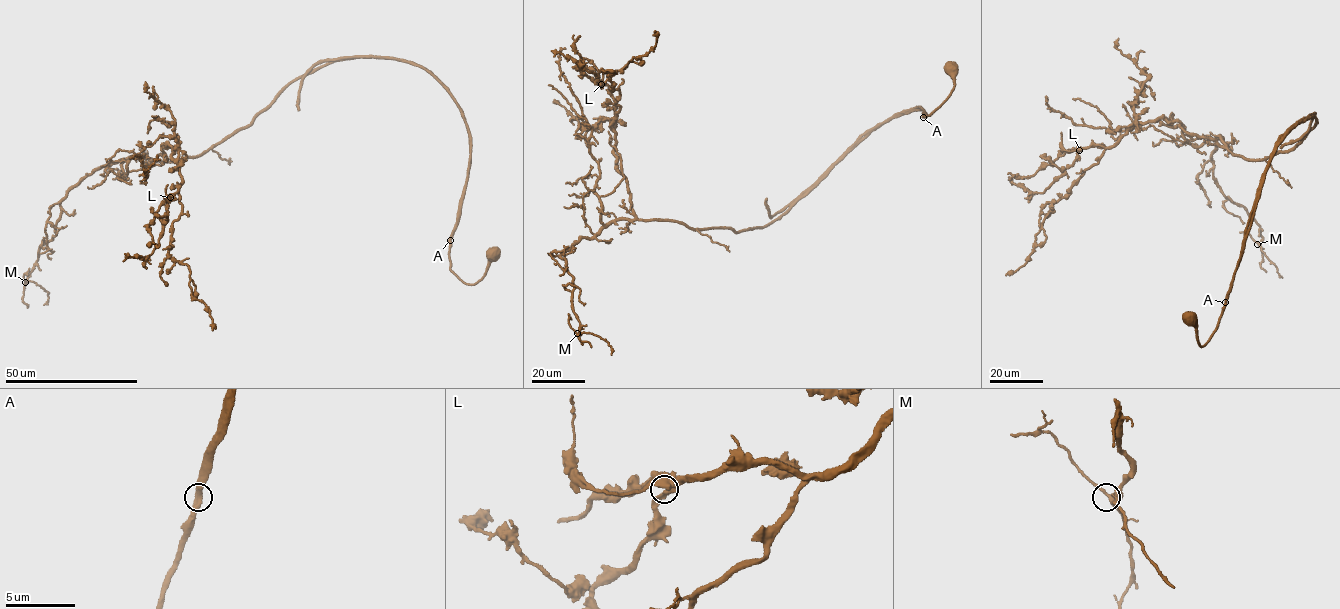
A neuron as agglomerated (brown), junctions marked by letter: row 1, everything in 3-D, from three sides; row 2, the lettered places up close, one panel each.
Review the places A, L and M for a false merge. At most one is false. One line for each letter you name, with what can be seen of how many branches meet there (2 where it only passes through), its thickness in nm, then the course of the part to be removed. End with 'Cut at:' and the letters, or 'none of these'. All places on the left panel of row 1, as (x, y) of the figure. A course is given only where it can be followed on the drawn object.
A: Branches: 2. Thickness 420 nm. Course of the part to remove: (449, 240), (468, 174), (469, 133), (455, 100), (428, 72), (401, 59), (324, 61), (304, 77), (298, 110)
Cut at: A

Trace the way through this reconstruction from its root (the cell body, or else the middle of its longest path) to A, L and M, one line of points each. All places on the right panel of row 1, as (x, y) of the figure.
A: (1191, 318), (1197, 342), (1202, 347), (1216, 329), (1225, 302)
L: (1191, 318), (1202, 347), (1278, 142), (1315, 118), (1299, 143), (1260, 159), (1163, 118), (1079, 150)
M: (1191, 318), (1202, 347), (1267, 164), (1313, 116), (1260, 159), (1215, 141), (1213, 179), (1257, 244)

